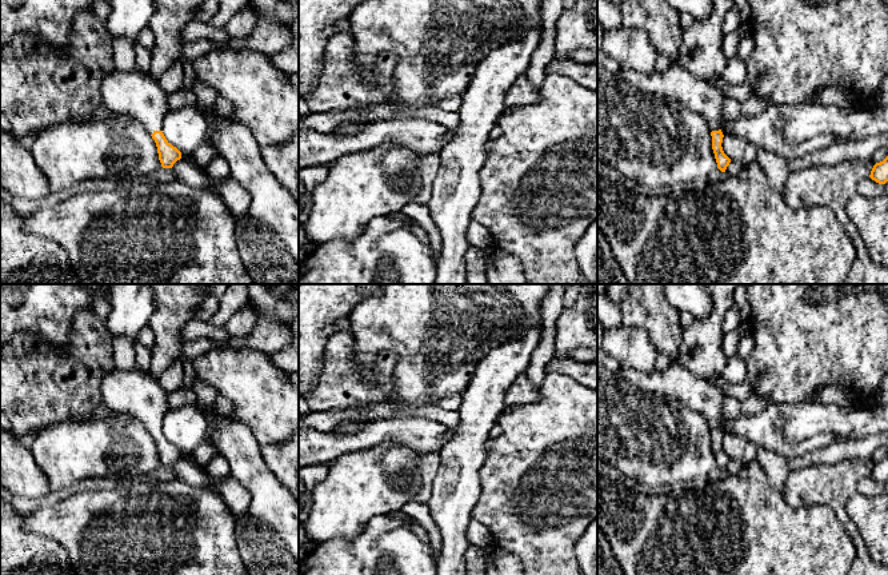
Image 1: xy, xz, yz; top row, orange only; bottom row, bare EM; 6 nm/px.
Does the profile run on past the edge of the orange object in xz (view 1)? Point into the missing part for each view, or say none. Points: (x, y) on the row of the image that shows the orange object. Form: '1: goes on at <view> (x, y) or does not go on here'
1: does not go on here

